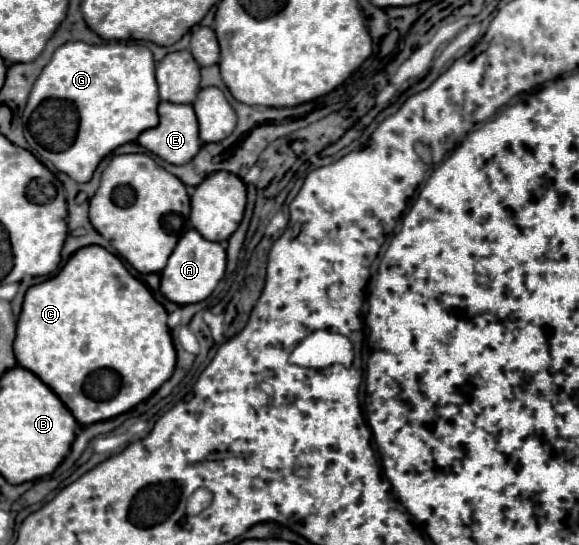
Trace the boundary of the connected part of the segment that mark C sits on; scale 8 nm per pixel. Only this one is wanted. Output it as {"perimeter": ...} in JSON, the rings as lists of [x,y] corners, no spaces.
{"perimeter":[[[99,245],[79,249],[51,279],[29,287],[17,322],[17,364],[35,373],[67,405],[81,425],[113,419],[147,400],[173,373],[175,347],[167,327],[167,311],[137,281],[119,257]]]}

